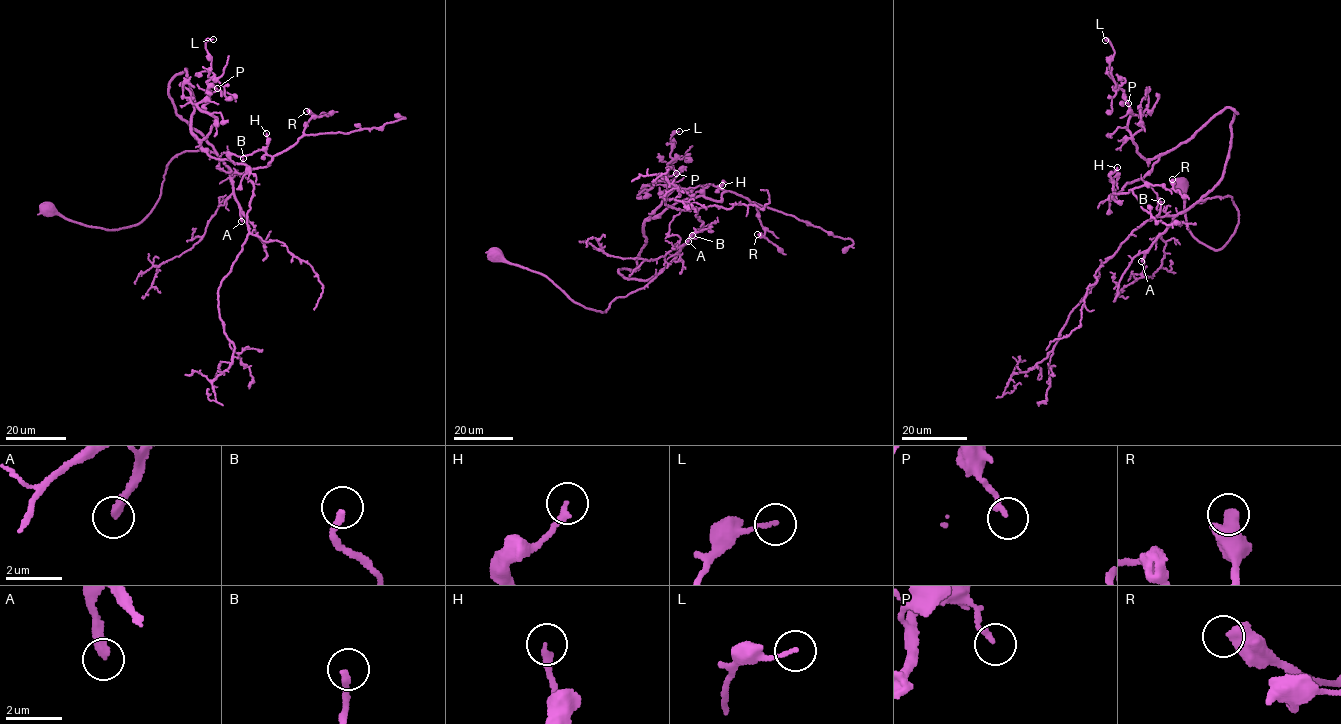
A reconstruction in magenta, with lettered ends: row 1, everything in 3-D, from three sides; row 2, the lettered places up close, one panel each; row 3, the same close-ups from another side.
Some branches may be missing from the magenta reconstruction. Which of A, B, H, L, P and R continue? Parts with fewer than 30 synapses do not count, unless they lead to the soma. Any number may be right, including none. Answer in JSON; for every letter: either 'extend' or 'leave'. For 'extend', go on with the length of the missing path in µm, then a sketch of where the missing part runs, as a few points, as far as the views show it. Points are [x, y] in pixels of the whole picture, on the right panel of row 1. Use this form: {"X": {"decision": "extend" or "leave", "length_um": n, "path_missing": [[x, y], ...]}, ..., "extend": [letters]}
{"A": {"decision": "extend", "length_um": 110}, "B": {"decision": "extend", "length_um": 40, "path_missing": [[1161, 201], [1161, 186], [1168, 191], [1177, 209], [1179, 237]]}, "H": {"decision": "leave"}, "L": {"decision": "leave"}, "P": {"decision": "leave"}, "R": {"decision": "leave"}, "extend": ["A", "B"]}

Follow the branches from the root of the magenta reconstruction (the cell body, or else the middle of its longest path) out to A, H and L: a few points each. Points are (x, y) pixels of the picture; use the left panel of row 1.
A: (47, 208), (106, 229), (139, 224), (161, 194), (168, 162), (203, 149), (216, 154), (228, 168), (241, 221)
H: (47, 208), (139, 224), (168, 162), (216, 152), (169, 95), (185, 69), (209, 155), (264, 167), (266, 133)
L: (47, 208), (139, 224), (168, 162), (216, 152), (168, 92), (186, 69), (191, 129), (206, 137), (213, 39)

